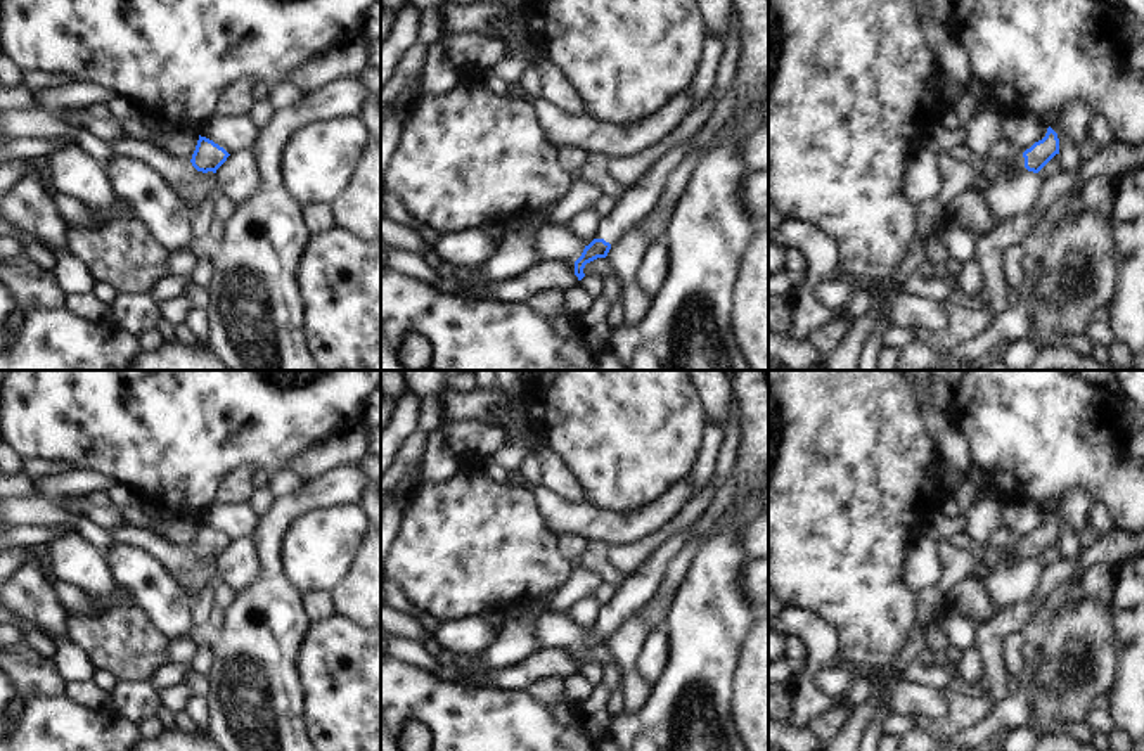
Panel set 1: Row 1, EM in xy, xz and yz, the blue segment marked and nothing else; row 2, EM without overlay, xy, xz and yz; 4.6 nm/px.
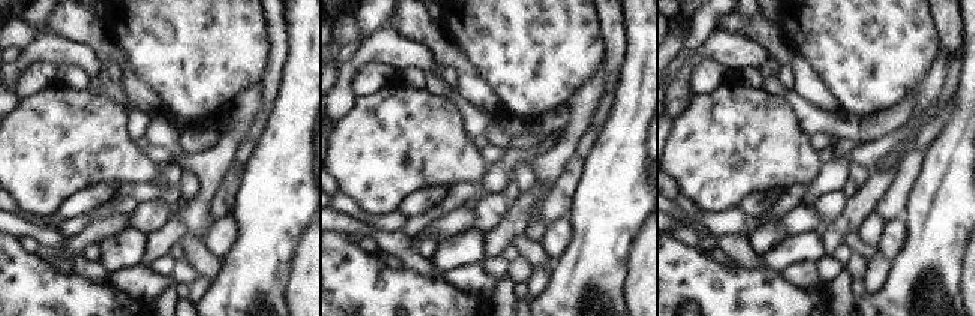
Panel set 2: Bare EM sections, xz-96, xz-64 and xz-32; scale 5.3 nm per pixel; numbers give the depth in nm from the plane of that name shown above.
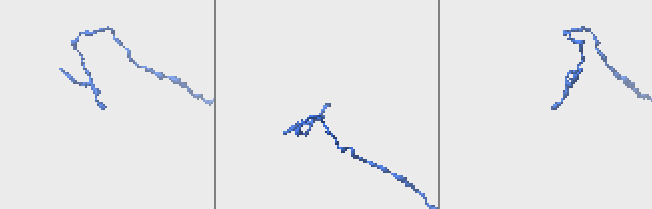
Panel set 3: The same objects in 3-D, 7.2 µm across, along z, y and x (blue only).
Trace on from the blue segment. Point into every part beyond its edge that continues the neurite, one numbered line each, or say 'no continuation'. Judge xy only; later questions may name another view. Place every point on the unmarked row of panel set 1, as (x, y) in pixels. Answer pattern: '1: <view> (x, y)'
no continuation

